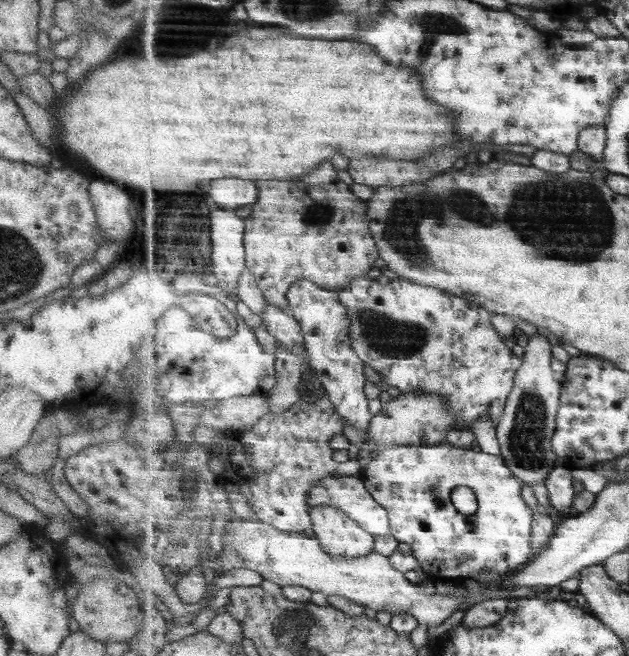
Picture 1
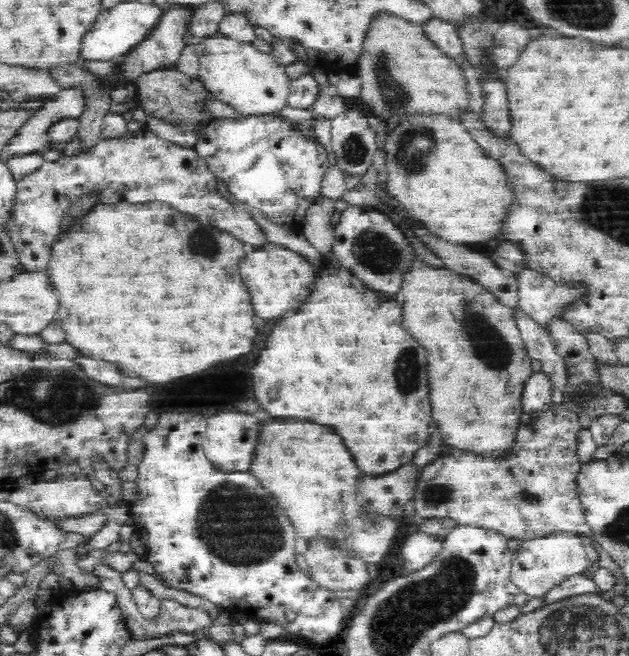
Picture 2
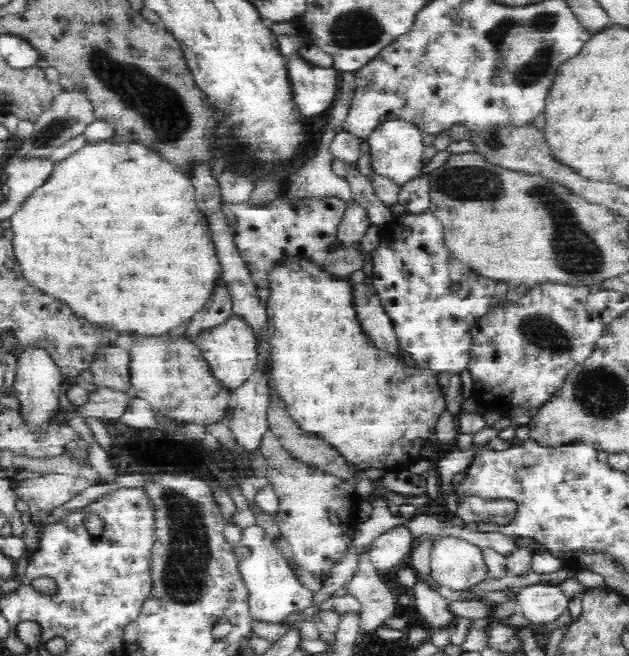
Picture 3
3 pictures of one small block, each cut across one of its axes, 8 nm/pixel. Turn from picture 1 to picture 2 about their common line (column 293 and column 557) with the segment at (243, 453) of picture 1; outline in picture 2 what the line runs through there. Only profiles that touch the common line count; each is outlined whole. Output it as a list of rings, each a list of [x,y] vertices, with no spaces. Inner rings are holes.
[[[553,404],[528,425],[518,424],[512,446],[500,458],[484,456],[471,450],[454,450],[446,457],[436,477],[417,483],[412,498],[416,502],[416,514],[423,519],[450,518],[456,525],[494,530],[506,539],[526,542],[550,534],[568,533],[578,537],[585,536],[594,546],[598,545],[592,529],[585,522],[576,484],[576,477],[582,466],[577,455],[577,436],[582,429],[575,412]]]

